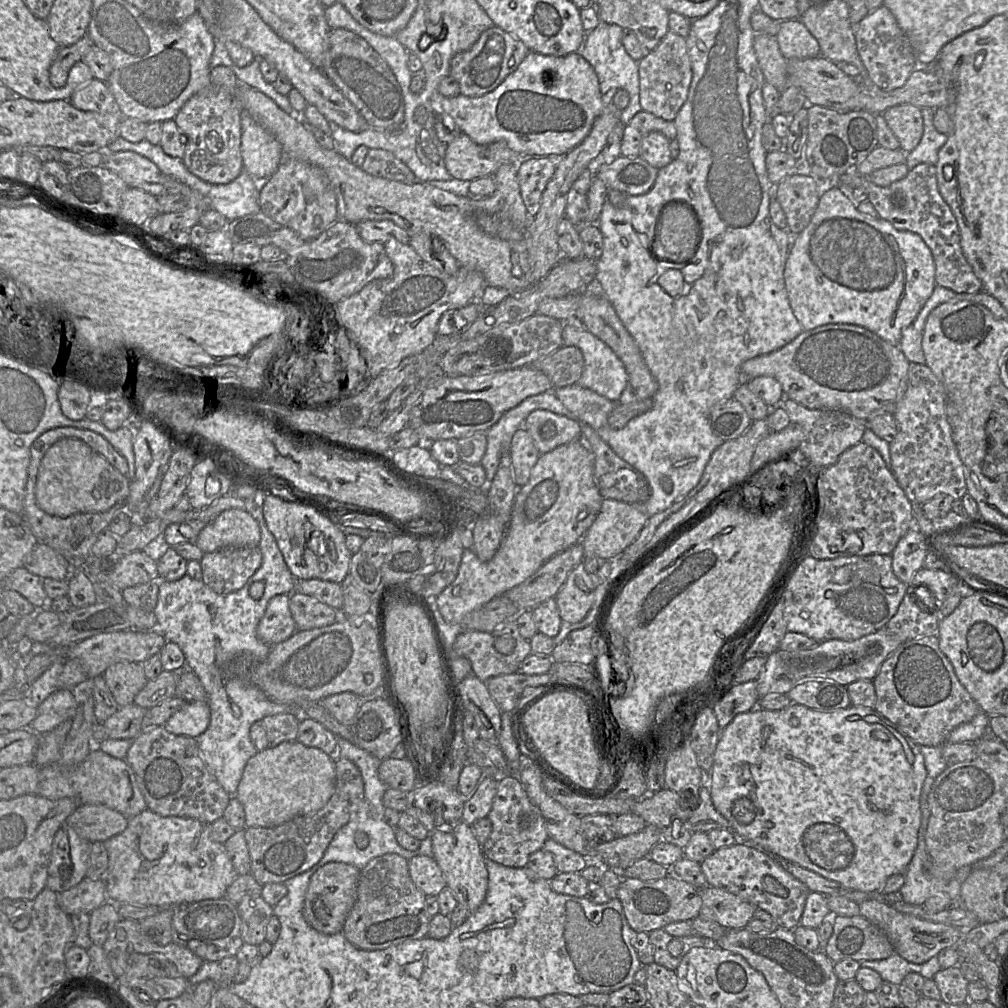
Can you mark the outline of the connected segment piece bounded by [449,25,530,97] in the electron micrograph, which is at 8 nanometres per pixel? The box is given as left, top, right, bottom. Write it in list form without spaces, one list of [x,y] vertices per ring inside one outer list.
[[[494,25],[485,30],[470,49],[453,56],[449,76],[458,82],[460,95],[482,96],[500,85],[529,52],[529,48],[521,40]]]

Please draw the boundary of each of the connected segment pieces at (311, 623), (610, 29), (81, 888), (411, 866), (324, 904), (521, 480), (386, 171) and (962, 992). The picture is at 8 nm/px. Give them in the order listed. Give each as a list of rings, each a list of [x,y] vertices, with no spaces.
[[[292,592],[290,594],[289,609],[297,631],[331,625],[340,616],[338,610],[312,596],[300,592]]]
[[[600,21],[592,31],[586,32],[585,40],[577,52],[594,69],[599,81],[600,92],[606,96],[607,101],[611,101],[613,93],[618,89],[624,89],[628,92],[630,97],[629,104],[620,113],[620,121],[627,125],[642,108],[640,105],[638,62],[626,52],[621,42],[622,32],[622,27]]]
[[[85,877],[78,885],[58,895],[58,904],[68,915],[90,914],[106,901],[106,884],[103,879],[91,880]]]
[[[415,856],[408,861],[408,870],[415,886],[426,896],[437,896],[446,882],[441,868],[430,856]]]
[[[329,862],[310,878],[306,891],[303,916],[313,929],[326,935],[342,932],[343,925],[356,901],[360,870],[343,862]]]
[[[519,428],[513,435],[510,446],[514,480],[518,487],[525,485],[537,463],[540,453],[527,430]]]
[[[368,149],[360,167],[364,172],[380,178],[405,184],[418,182],[413,172],[391,152],[383,149]]]
[[[959,966],[941,969],[933,979],[940,991],[942,1001],[947,1005],[969,1001],[969,981],[964,978]]]

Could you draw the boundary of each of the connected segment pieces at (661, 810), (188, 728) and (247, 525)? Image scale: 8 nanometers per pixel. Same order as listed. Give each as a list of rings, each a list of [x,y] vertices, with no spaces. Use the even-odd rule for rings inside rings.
[[[705,783],[699,787],[688,787],[680,791],[673,791],[665,787],[656,793],[649,793],[637,800],[630,812],[641,816],[647,825],[654,825],[660,829],[666,828],[674,821],[681,822],[692,833],[708,833],[717,828],[730,829],[728,820],[714,807],[710,789]]]
[[[188,702],[166,721],[164,728],[175,735],[197,738],[206,731],[209,722],[207,702]]]
[[[239,508],[221,512],[199,533],[196,545],[203,553],[223,548],[258,546],[261,530],[252,514]]]

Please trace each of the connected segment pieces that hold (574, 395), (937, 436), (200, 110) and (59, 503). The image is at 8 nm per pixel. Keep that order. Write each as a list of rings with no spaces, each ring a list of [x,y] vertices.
[[[577,383],[566,387],[554,388],[554,394],[579,422],[592,427],[593,419],[607,418],[606,413],[614,409],[617,403],[596,392],[583,388]]]
[[[910,362],[907,387],[893,413],[898,433],[890,442],[890,455],[892,473],[915,506],[922,506],[938,494],[946,494],[956,500],[967,493],[964,465],[952,439],[945,402],[944,386],[930,368]]]
[[[226,66],[210,71],[210,83],[191,97],[174,117],[184,138],[185,167],[199,179],[211,184],[227,184],[243,170],[241,156],[241,108],[235,96],[239,80]]]
[[[75,438],[55,442],[44,454],[37,475],[36,501],[40,509],[49,515],[68,517],[76,513],[104,512],[118,502],[126,501],[129,495],[130,480],[115,469],[103,456],[85,442]]]

